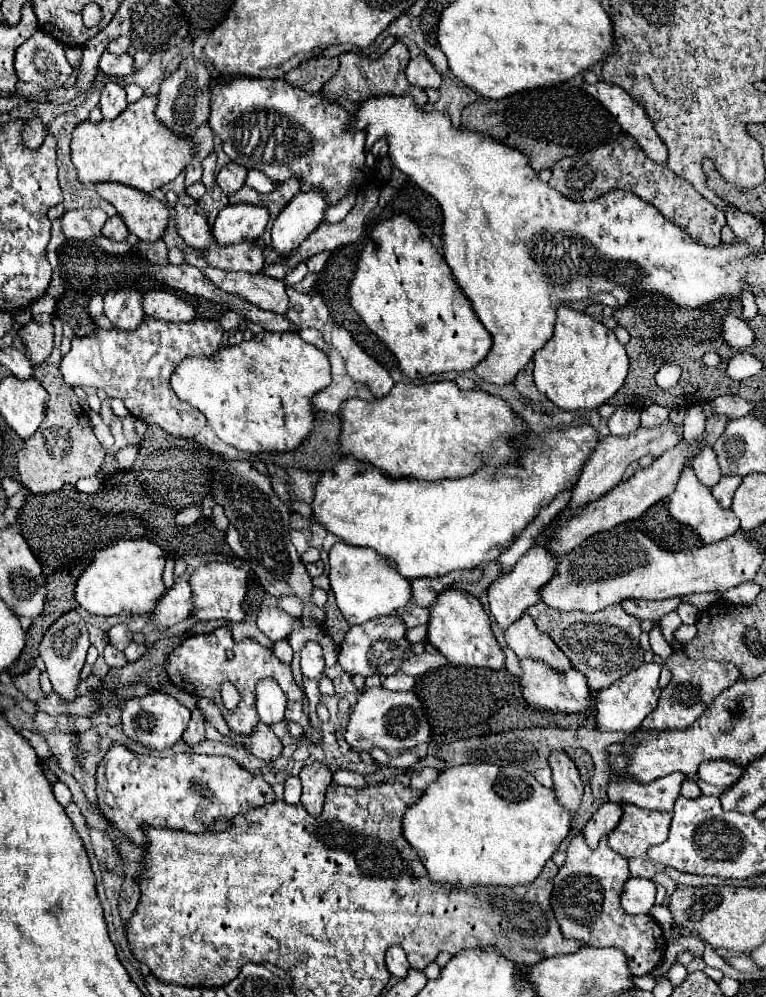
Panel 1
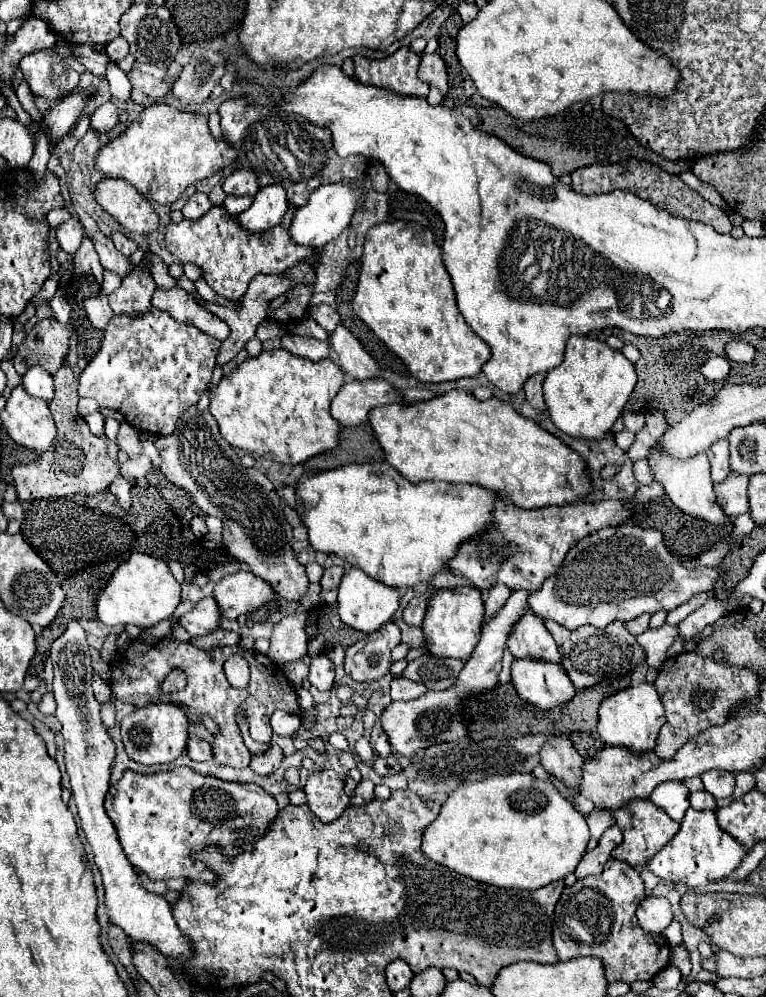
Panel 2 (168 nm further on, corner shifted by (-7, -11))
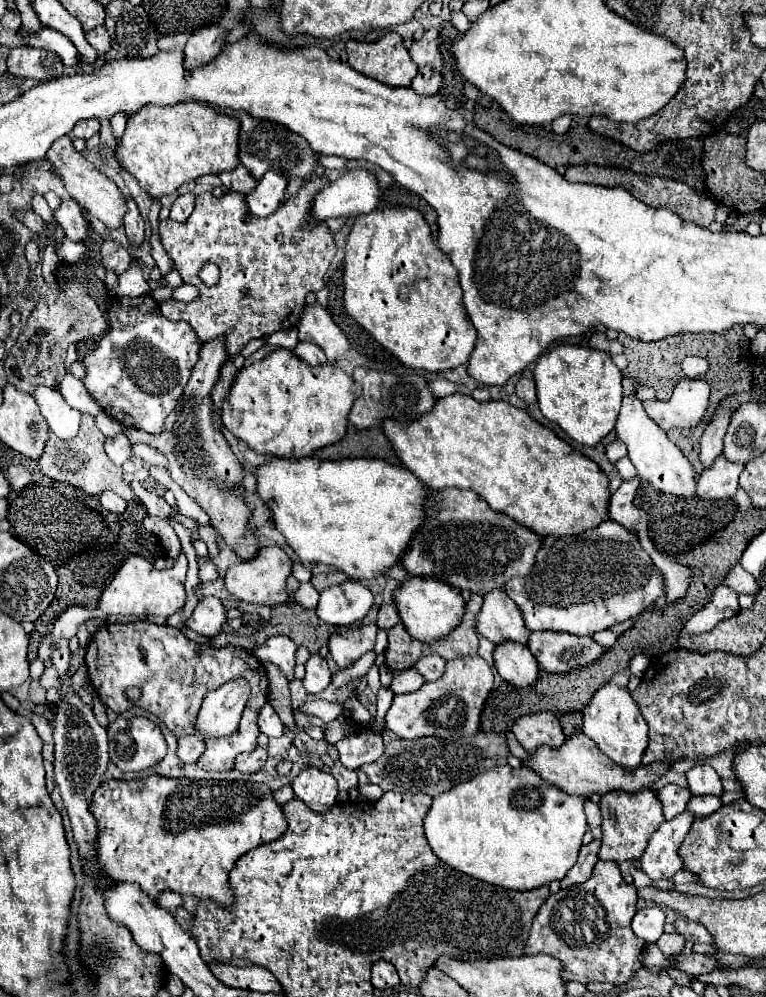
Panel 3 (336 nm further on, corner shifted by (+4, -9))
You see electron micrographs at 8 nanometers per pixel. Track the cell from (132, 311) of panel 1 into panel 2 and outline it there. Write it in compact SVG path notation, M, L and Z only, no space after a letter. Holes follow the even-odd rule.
M148 255L142 259L142 269L132 271L122 279L122 285L108 295L114 313L140 313L150 307L150 299L156 291L156 283L150 273Z

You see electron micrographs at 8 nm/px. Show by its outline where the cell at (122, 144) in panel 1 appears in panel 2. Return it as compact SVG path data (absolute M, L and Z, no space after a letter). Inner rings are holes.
M150 105L120 137L116 137L98 153L96 167L106 177L126 179L144 197L162 205L170 205L184 193L188 185L222 171L234 161L234 147L228 145L226 139L214 139L210 135L206 115L186 113L170 105Z

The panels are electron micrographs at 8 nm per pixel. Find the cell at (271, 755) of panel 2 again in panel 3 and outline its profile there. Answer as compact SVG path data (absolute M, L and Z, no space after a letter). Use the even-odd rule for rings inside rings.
M257 747L255 751L251 753L241 753L237 759L235 759L235 769L239 769L241 773L255 773L259 771L267 761L267 751Z

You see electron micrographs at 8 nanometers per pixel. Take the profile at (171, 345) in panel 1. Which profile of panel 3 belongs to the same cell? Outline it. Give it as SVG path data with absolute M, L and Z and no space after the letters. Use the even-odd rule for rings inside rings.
M151 297L115 299L107 313L111 329L83 359L87 371L81 379L107 415L149 433L161 433L165 417L183 395L201 349L201 341L187 321L169 321L159 313L159 305Z

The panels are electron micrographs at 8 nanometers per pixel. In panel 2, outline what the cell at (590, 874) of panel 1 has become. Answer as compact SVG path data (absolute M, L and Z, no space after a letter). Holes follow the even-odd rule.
M608 859L602 875L584 877L572 887L562 891L556 903L554 923L552 923L552 943L560 961L572 957L598 957L606 971L606 981L652 981L658 971L668 965L670 945L660 935L660 945L654 935L640 929L636 919L638 905L646 899L644 883L640 875L624 861Z

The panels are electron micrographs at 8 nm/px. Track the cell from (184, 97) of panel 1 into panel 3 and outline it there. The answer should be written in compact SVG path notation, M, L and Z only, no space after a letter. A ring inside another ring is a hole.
M209 25L195 31L189 37L187 45L183 47L185 71L191 73L195 67L203 67L209 61L213 61L223 49L223 39L225 39L225 31L217 25Z

